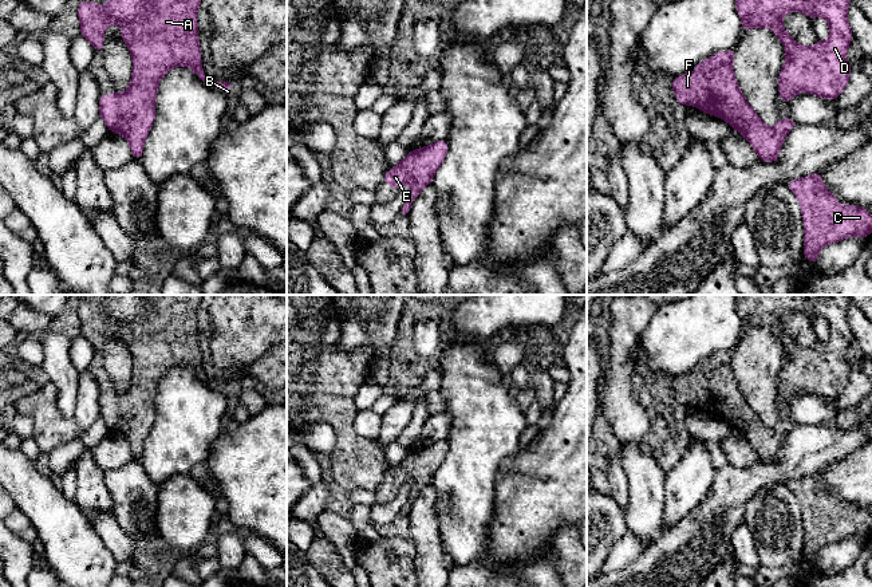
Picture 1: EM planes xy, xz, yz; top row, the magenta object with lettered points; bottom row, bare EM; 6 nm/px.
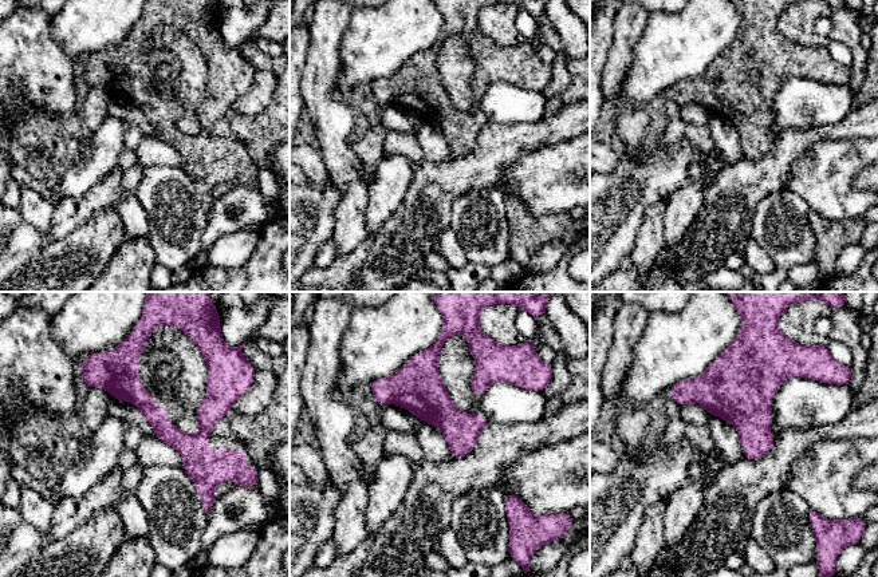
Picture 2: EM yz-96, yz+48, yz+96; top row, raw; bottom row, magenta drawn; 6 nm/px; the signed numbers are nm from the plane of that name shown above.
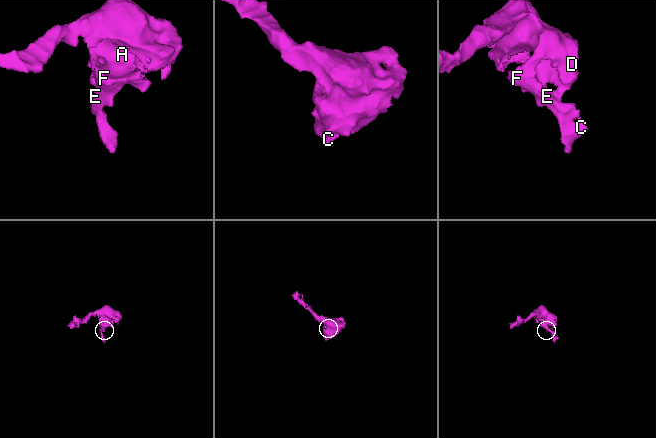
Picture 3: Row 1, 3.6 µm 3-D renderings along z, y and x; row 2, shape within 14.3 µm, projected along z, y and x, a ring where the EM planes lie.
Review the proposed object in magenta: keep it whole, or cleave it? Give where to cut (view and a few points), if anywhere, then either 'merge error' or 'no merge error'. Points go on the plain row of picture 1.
no cut | no merge error

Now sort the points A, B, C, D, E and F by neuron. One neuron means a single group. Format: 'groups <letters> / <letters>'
groups A B C D E F

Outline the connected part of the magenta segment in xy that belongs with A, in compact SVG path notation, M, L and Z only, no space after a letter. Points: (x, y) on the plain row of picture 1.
M110 295L104 307L88 300L79 302L80 335L94 347L103 350L103 330L122 322L121 336L133 356L133 377L129 389L118 394L99 397L99 417L110 433L122 434L130 444L135 461L143 454L143 445L155 418L155 398L165 374L177 366L190 367L196 375L208 382L201 365L198 343L197 310L204 295Z

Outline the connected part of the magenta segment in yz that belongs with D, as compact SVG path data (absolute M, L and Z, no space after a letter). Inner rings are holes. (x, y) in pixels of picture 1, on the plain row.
M735 295L735 308L742 320L742 332L749 328L768 327L785 347L786 362L778 378L781 401L790 403L800 391L836 401L848 386L851 363L847 361L845 352L853 338L847 319L851 302L849 295L828 295L826 298L817 295ZM786 312L804 312L812 322L817 316L822 316L829 323L829 339L826 342L817 340L814 346L809 347L798 344L782 326L782 316Z

